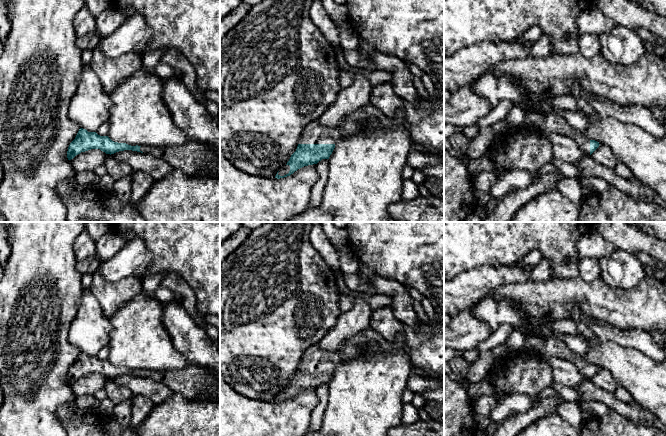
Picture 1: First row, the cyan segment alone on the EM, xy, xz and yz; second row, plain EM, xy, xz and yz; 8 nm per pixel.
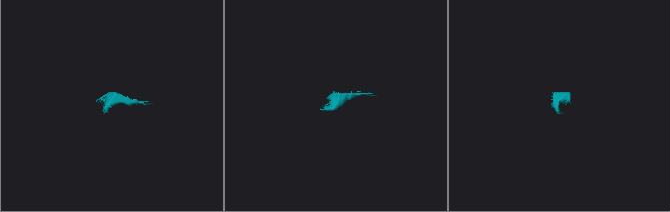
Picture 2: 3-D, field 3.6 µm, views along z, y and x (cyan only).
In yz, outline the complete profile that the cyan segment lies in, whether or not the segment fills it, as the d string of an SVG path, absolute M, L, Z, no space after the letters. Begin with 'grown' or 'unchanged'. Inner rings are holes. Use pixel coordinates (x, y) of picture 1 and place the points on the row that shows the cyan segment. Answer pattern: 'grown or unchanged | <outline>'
grown | M548 115L541 129L547 133L554 132L572 138L579 149L587 155L591 155L600 145L599 142L595 140L589 140L584 133L570 126L567 121L559 115Z

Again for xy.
grown | M83 128L79 129L75 139L70 143L67 158L71 160L81 152L91 149L100 149L110 155L124 150L144 152L164 159L174 169L180 169L190 176L220 168L220 159L213 149L191 139L181 146L131 146L114 142L108 136L100 136L96 132L88 132Z

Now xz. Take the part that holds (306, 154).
grown | M371 103L349 114L339 126L334 128L322 125L318 120L309 123L302 132L296 151L287 164L277 172L275 178L290 176L304 166L329 159L339 139L361 133L364 121L372 119L378 119L384 128L390 124L389 118Z

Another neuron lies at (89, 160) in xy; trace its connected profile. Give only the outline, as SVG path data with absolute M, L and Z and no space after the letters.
M91 149L81 152L70 160L72 167L78 172L94 171L97 167L104 165L107 154L100 149Z

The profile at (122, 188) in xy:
M131 175L115 181L112 192L121 201L127 202L131 199Z

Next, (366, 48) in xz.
M360 38L358 51L367 61L372 62L371 55L377 50L375 48L374 43Z

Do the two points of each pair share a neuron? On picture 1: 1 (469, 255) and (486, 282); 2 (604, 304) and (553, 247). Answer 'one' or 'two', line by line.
1: two
2: two

